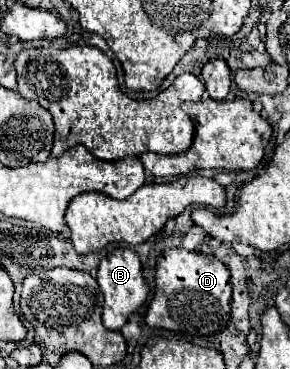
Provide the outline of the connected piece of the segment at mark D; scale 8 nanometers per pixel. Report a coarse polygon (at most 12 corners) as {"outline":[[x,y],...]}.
{"outline":[[169,248],[157,258],[151,328],[215,334],[229,270]]}

